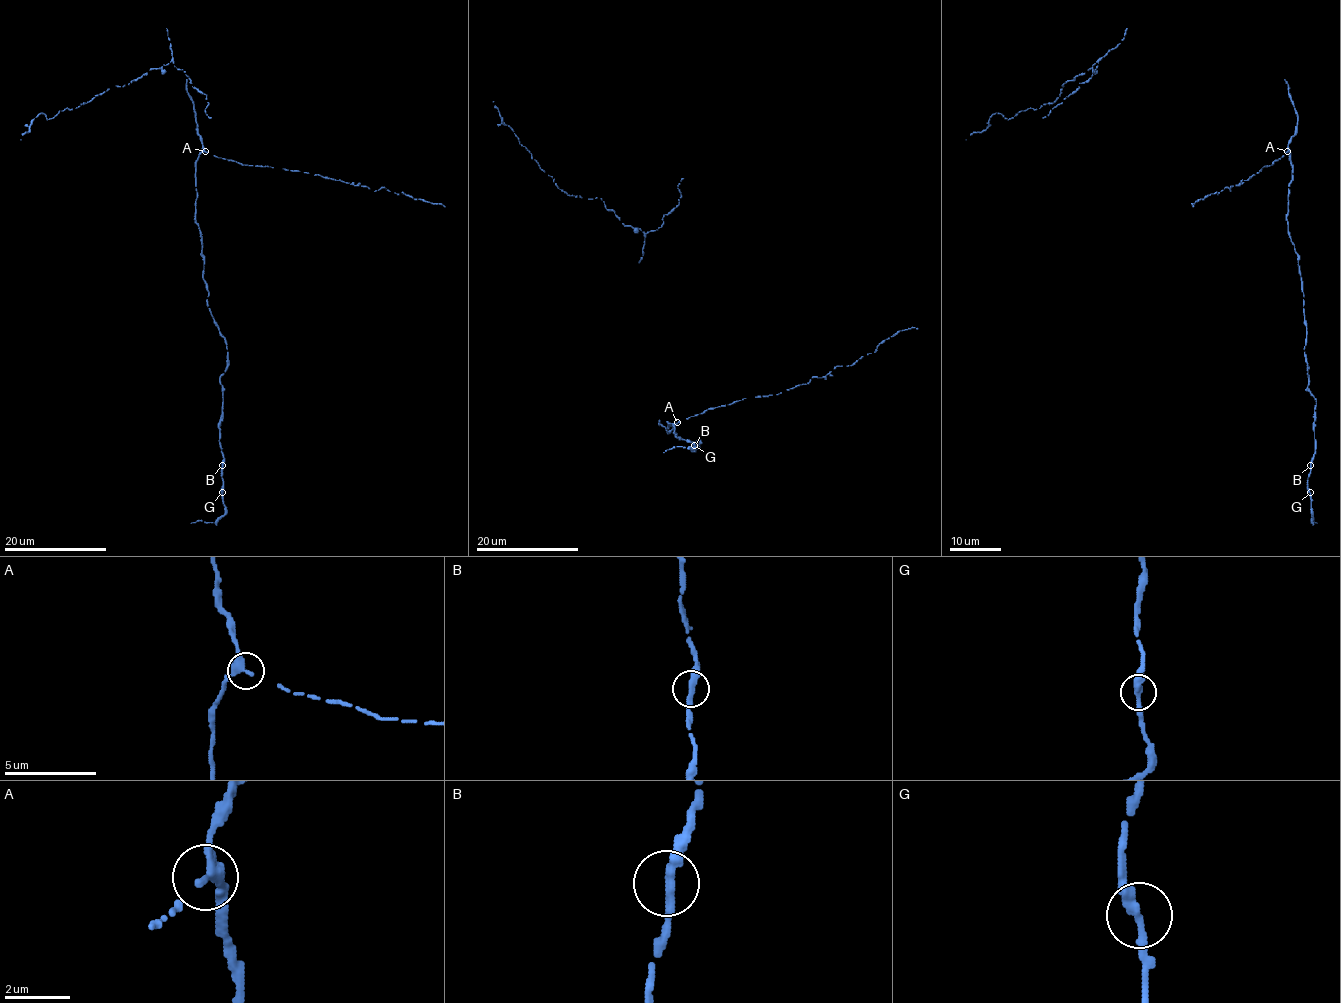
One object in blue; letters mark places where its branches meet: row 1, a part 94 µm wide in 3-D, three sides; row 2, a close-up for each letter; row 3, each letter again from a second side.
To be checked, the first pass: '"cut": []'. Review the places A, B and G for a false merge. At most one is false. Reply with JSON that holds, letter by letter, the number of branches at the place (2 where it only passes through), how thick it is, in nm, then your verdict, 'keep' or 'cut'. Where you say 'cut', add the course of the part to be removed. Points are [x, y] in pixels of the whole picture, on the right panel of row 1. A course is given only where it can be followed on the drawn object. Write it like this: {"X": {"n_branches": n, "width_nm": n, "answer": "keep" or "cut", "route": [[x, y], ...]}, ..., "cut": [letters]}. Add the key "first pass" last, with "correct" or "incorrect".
{"A": {"n_branches": 2, "width_nm": 360, "answer": "keep"}, "B": {"n_branches": 2, "width_nm": 320, "answer": "keep"}, "G": {"n_branches": 2, "width_nm": 320, "answer": "keep"}, "cut": [], "first pass": "correct"}

